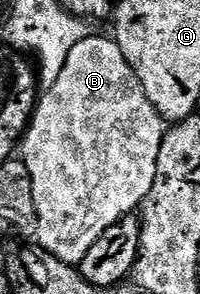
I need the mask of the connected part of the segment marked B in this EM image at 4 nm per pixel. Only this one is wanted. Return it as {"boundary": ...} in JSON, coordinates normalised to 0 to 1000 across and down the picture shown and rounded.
{"boundary":[[[435,122],[420,136],[400,136],[400,150],[380,150],[380,163],[360,163],[360,177],[340,177],[340,204],[320,204],[320,231],[300,245],[300,259],[280,259],[280,272],[245,282],[225,296],[220,316],[195,330],[190,357],[170,367],[170,398],[150,405],[150,422],[100,483],[105,548],[125,551],[140,585],[160,599],[170,690],[190,724],[180,820],[195,827],[185,823],[185,833],[225,861],[280,871],[310,891],[335,891],[350,905],[390,905],[420,884],[420,871],[435,871],[445,847],[550,776],[630,731],[665,731],[705,704],[710,684],[740,667],[740,653],[780,612],[780,544],[800,544],[800,490],[820,476],[835,439],[835,418],[780,381],[760,340],[740,340],[660,218],[640,218],[620,177],[600,177],[590,146],[570,139],[565,126]]]}

